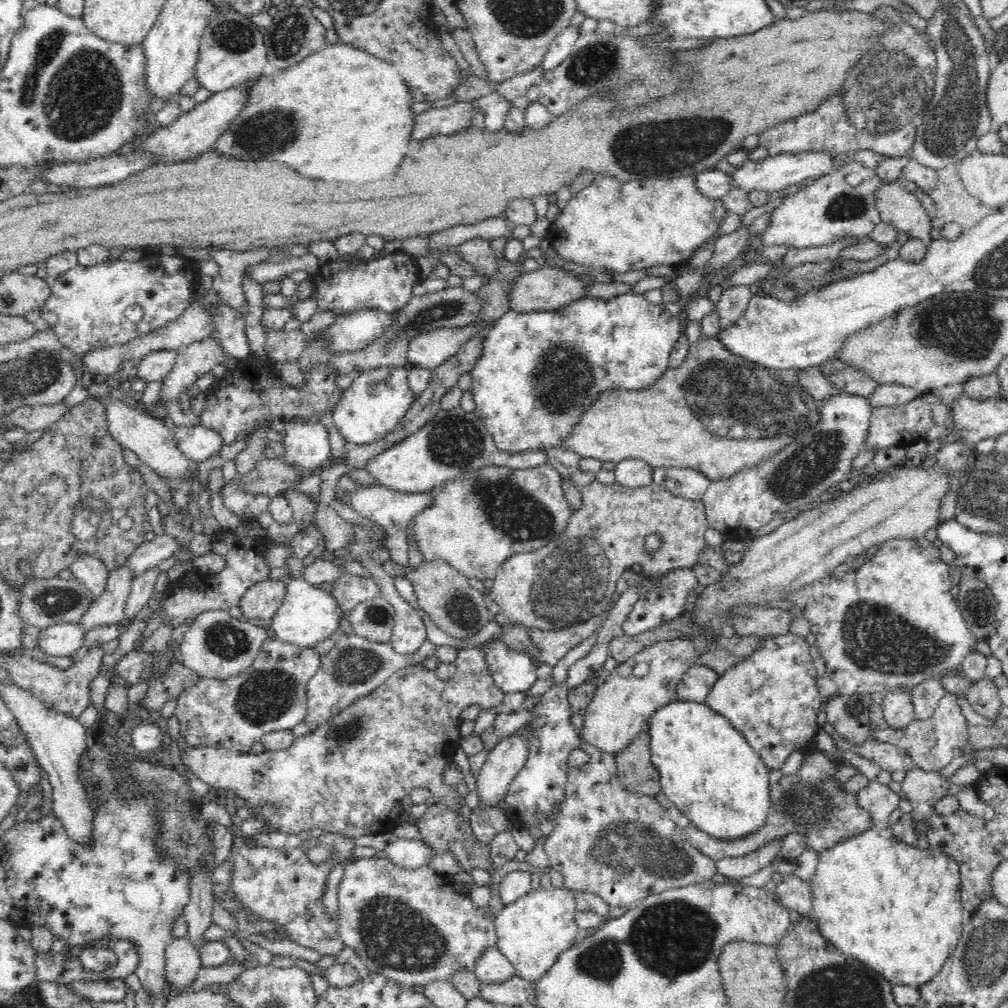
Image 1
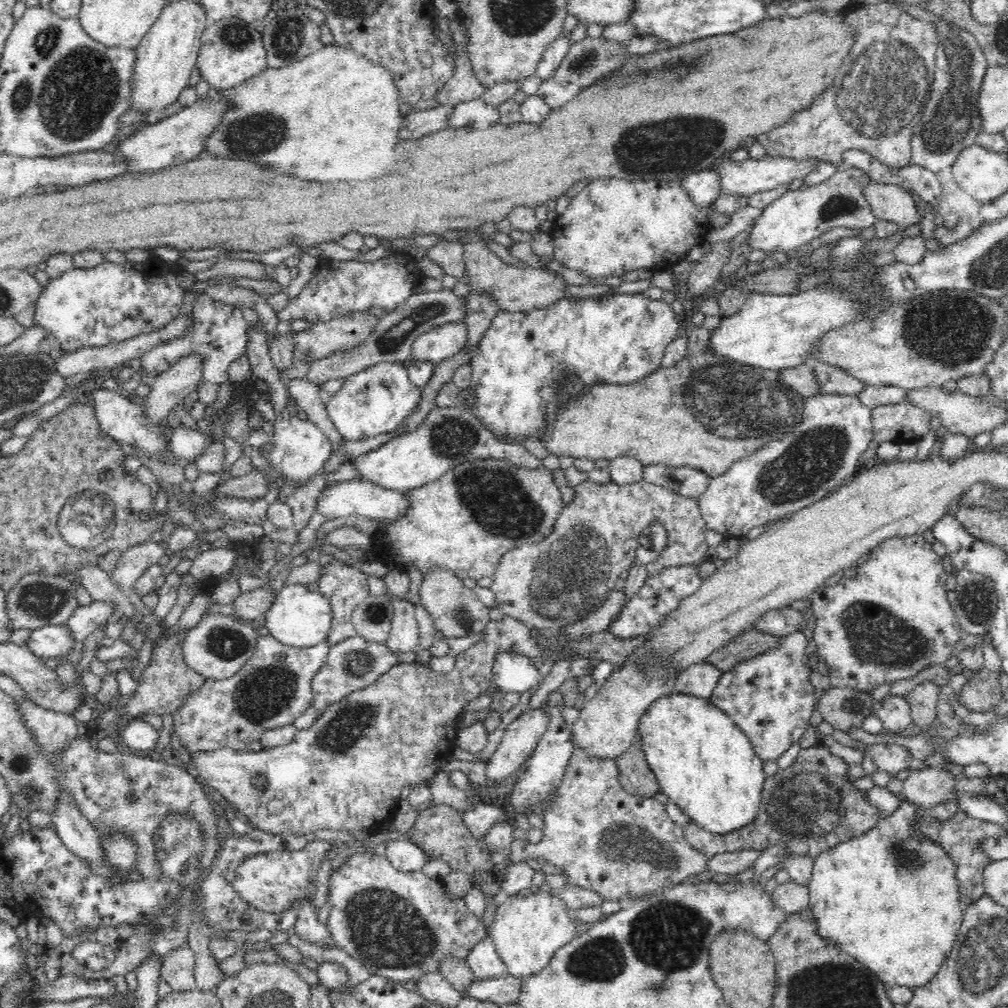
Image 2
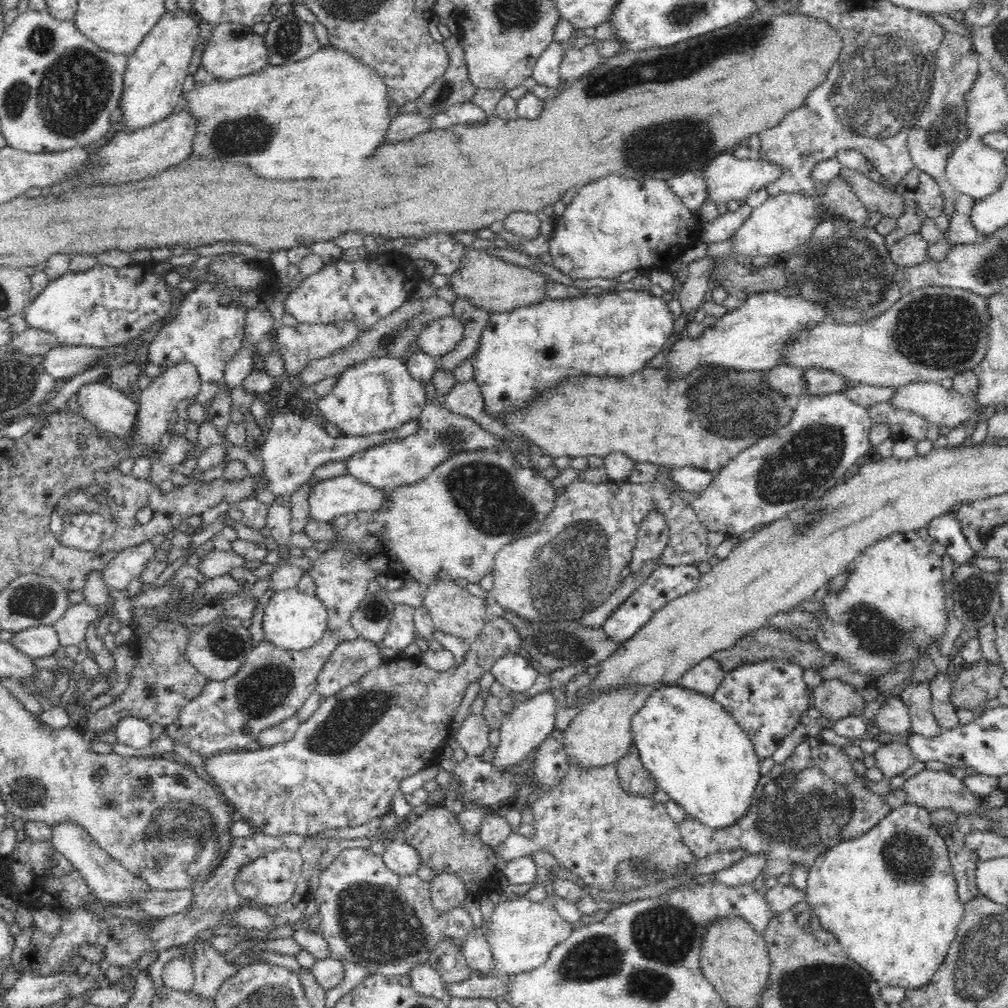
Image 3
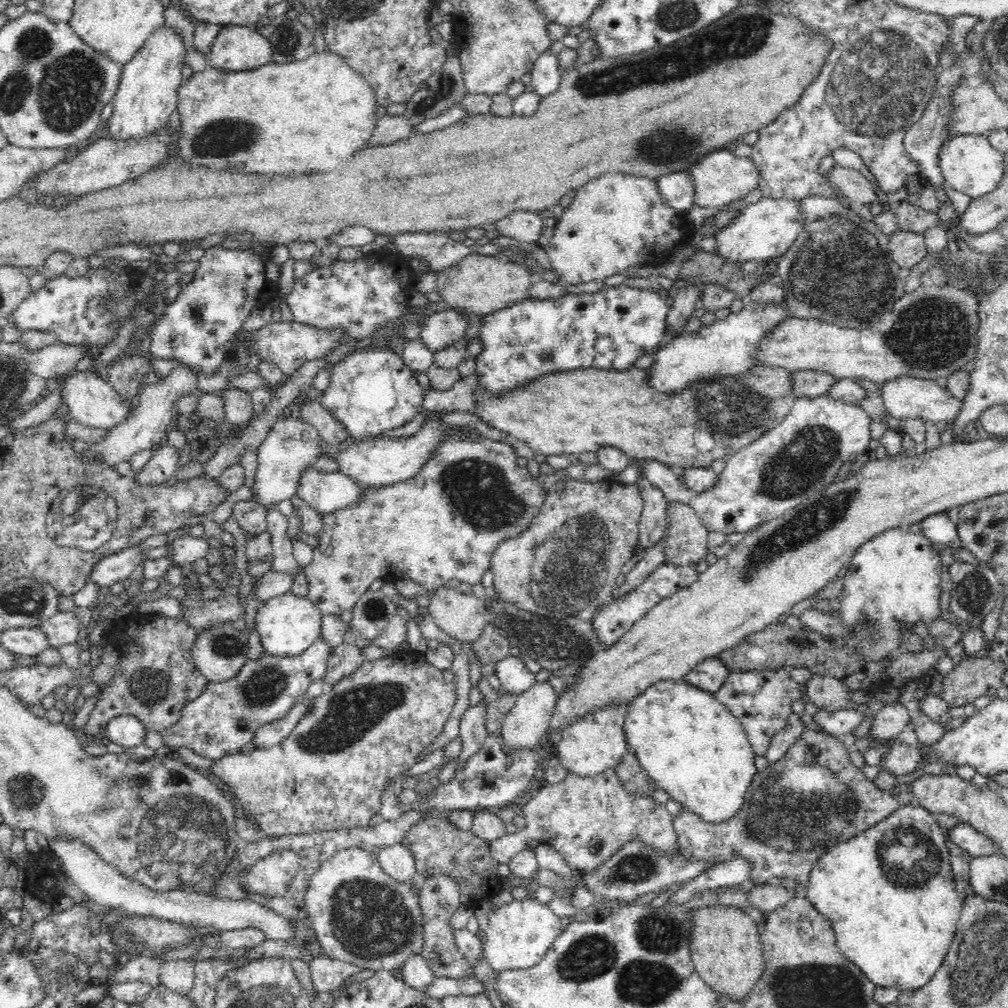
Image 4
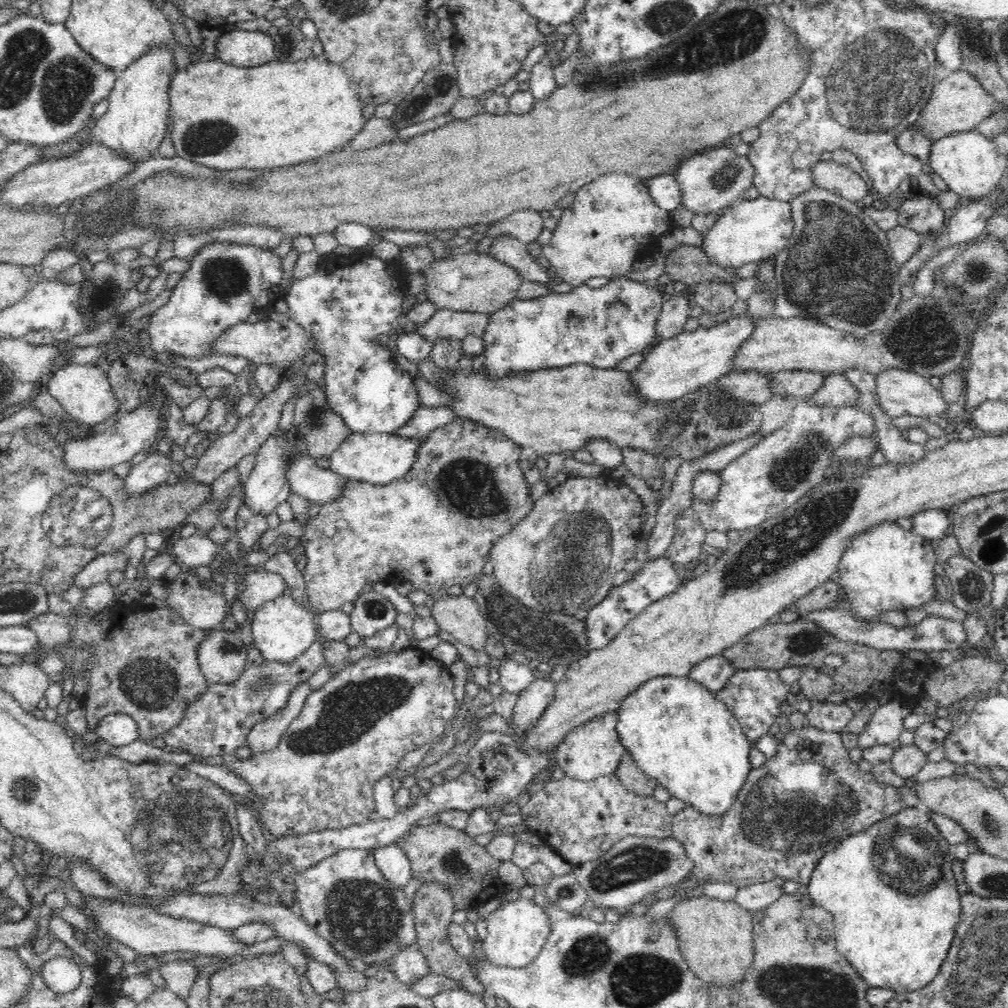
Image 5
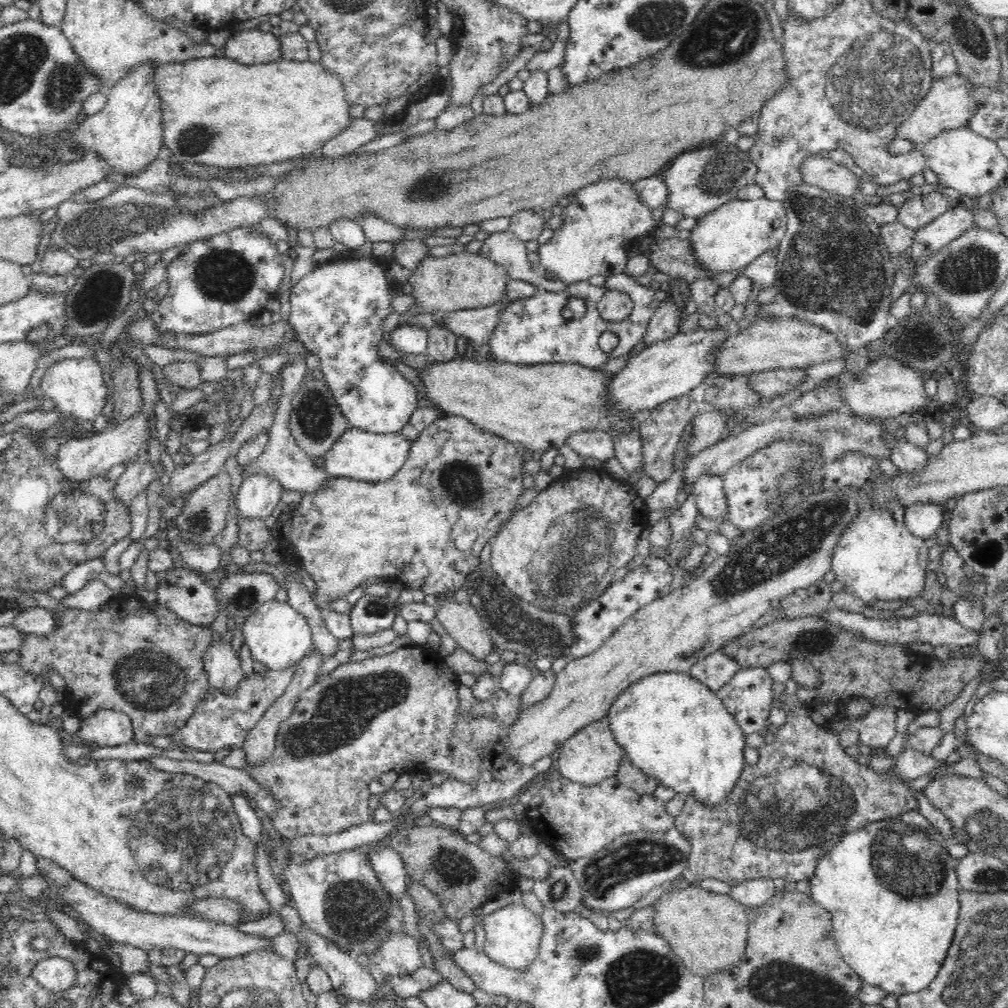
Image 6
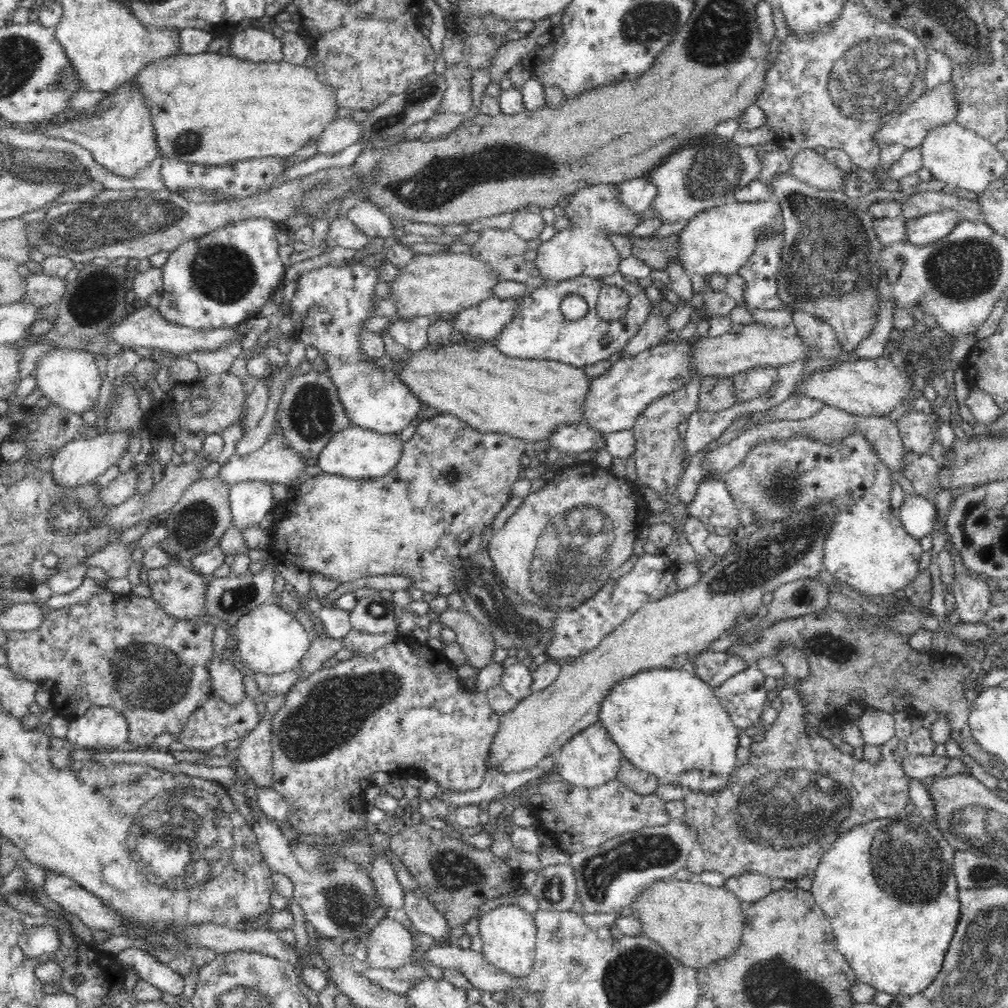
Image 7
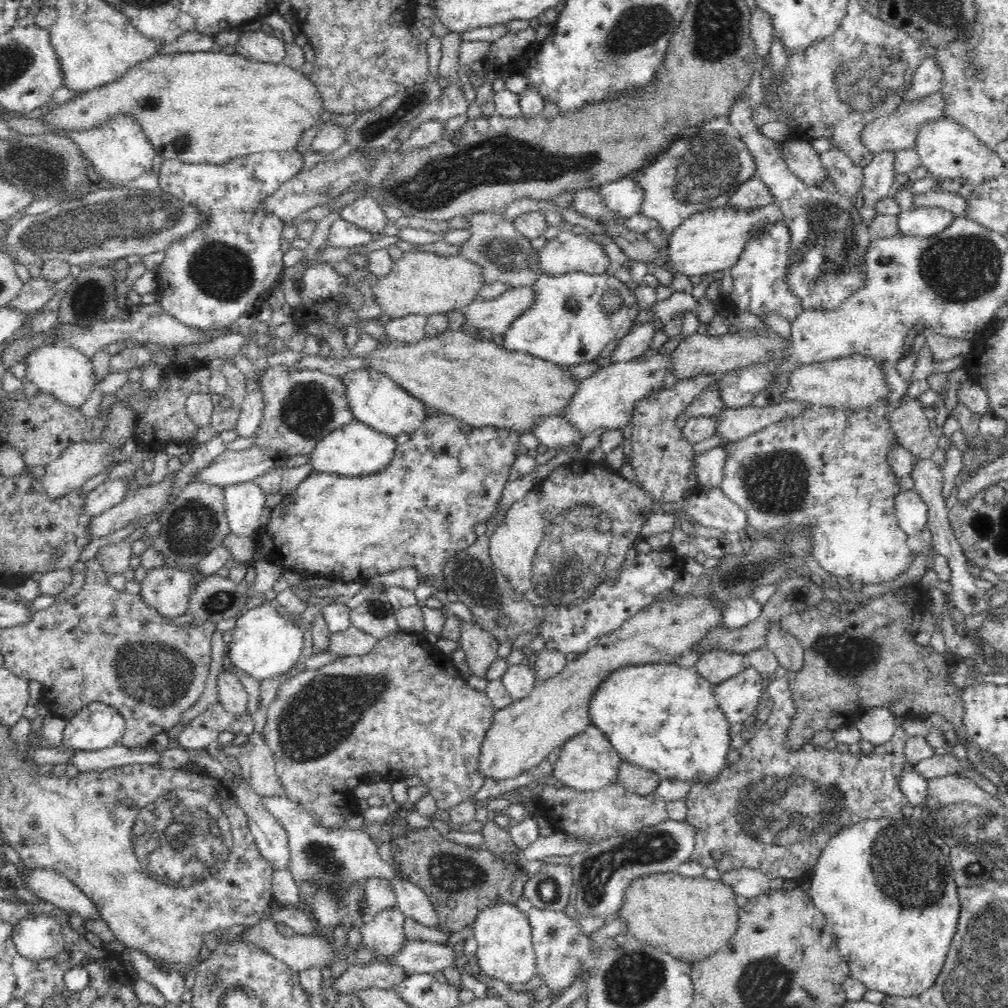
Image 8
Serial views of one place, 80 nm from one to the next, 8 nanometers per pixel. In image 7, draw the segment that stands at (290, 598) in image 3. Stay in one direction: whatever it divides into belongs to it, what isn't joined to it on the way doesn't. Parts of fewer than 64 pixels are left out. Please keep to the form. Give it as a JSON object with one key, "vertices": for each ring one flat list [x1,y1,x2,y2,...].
{"vertices":[[275,599,242,616,232,632,240,662,252,672,272,675,296,668,312,644,298,618,299,615,292,614]]}

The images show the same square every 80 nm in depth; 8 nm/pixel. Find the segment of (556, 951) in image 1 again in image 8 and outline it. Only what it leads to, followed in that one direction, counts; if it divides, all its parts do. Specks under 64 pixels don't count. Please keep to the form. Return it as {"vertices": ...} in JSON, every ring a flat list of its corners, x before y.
{"vertices":[[498,903,484,908,476,916,472,929,478,944,475,956,488,975,517,985,534,978,537,960,532,942,532,925,527,913,520,911,515,904]]}

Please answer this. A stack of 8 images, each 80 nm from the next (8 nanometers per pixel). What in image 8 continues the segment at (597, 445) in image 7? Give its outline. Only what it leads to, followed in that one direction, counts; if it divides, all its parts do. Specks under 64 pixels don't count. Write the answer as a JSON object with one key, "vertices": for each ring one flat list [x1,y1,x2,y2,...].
{"vertices":[[560,416,540,418,532,434,536,436,540,444,545,444,554,450,566,450,570,446,580,446,586,438,586,435,582,435,582,431,574,423]]}

